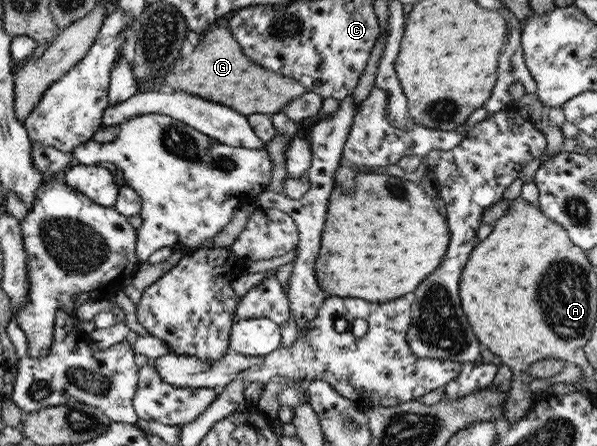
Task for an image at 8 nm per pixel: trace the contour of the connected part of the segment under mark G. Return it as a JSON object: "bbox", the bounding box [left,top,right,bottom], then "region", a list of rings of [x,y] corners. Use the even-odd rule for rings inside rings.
{"bbox":[154,27,307,116],"region":[[[216,27],[212,32],[202,35],[201,42],[193,52],[183,58],[175,60],[171,68],[163,74],[161,81],[154,89],[167,88],[170,90],[183,90],[193,95],[221,103],[245,116],[250,114],[274,114],[281,110],[307,90],[295,79],[271,71],[255,63],[251,57],[243,53],[239,40],[235,39],[226,27]]]}

